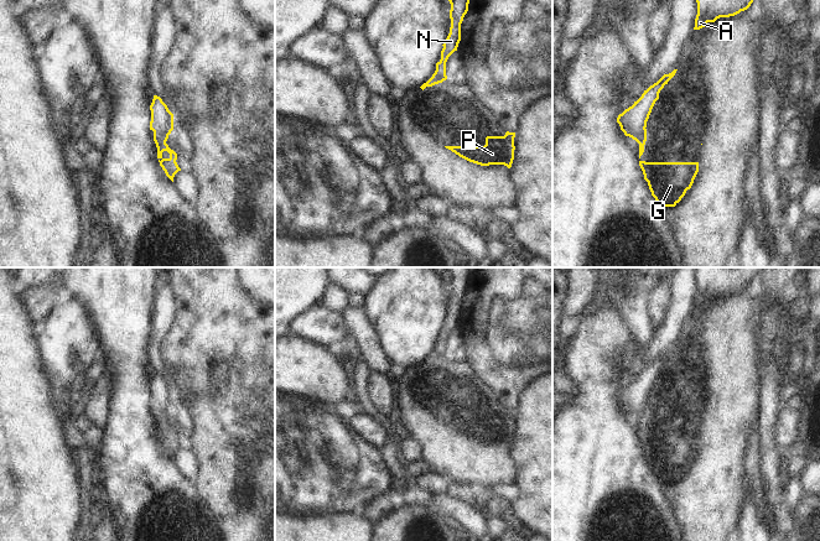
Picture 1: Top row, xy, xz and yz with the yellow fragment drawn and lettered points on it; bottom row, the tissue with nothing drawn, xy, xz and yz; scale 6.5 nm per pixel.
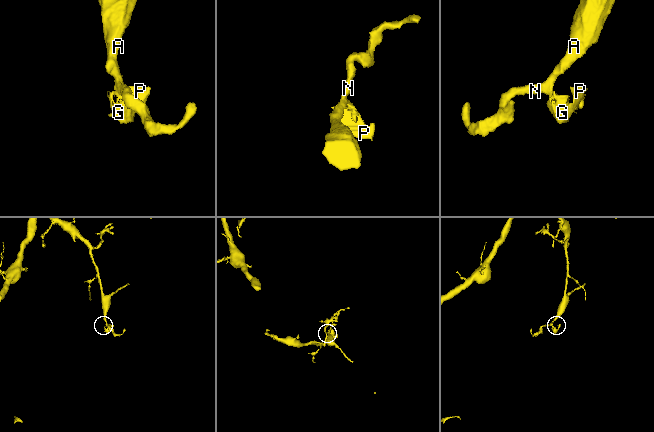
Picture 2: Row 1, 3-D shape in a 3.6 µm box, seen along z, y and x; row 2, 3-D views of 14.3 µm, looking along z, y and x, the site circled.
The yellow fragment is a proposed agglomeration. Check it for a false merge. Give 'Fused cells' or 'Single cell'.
Fused cells

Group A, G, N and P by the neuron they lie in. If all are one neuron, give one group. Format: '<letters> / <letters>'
A N / G P

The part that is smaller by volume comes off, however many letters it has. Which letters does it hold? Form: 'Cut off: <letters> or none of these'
Cut off: G, P

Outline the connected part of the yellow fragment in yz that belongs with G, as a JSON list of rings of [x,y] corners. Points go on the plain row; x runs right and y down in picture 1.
[[[639,438],[652,473],[663,484],[675,484],[691,465],[699,449],[699,439]]]

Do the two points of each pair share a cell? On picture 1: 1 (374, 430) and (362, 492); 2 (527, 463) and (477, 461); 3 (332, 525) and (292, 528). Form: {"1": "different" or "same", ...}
{"1": "different", "2": "different", "3": "same"}

